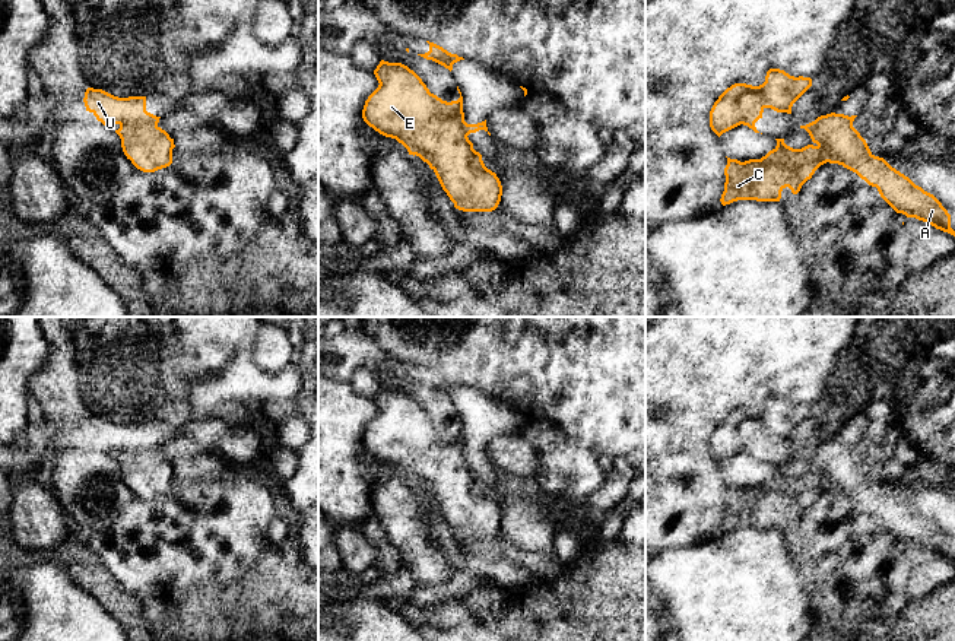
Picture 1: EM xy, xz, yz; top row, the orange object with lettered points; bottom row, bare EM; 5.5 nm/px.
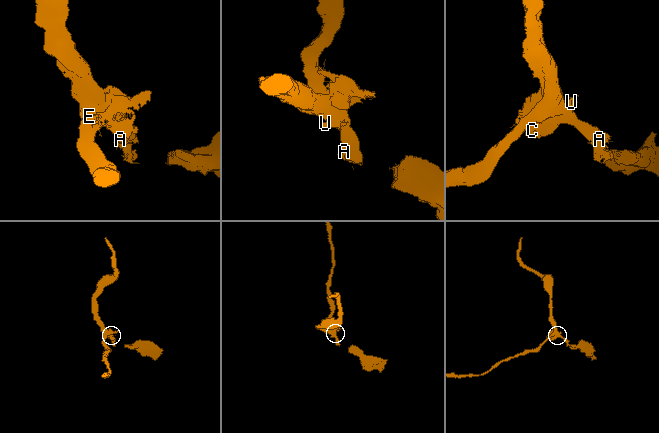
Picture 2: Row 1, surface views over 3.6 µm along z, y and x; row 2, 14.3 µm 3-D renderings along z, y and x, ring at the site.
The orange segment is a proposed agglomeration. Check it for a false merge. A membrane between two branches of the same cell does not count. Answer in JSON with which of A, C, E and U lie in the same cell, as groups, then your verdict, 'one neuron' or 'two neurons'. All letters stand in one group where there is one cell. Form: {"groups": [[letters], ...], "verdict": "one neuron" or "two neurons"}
{"groups": [["A", "C", "U"], ["E"]], "verdict": "two neurons"}

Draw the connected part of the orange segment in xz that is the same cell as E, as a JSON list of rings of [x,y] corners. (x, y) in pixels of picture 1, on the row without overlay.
[[[384,387],[374,402],[380,412],[365,428],[364,448],[426,489],[453,530],[473,530],[489,521],[496,501],[476,488],[463,450],[437,438],[422,406],[407,393]]]

